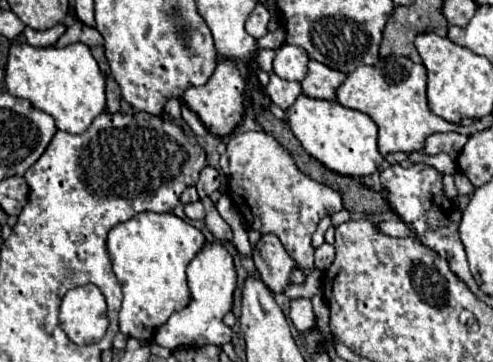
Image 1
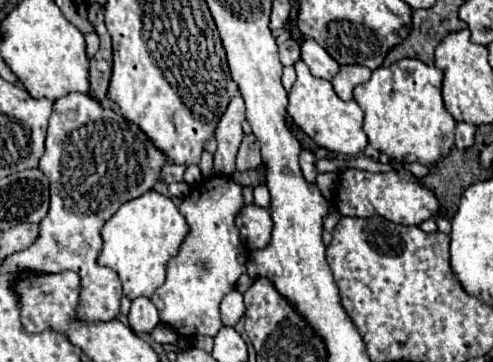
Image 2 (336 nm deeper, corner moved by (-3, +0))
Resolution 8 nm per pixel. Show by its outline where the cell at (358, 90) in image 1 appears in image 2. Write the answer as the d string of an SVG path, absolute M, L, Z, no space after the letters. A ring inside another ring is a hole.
M402 58L388 68L376 68L372 78L354 88L354 100L364 110L364 132L368 144L398 162L420 162L434 166L454 146L456 120L442 102L444 72L414 58Z

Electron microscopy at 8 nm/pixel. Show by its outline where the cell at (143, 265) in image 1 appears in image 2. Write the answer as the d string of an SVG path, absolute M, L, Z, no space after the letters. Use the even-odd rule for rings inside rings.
M154 190L124 202L112 218L102 228L104 250L100 254L100 264L110 266L122 280L124 294L134 300L138 296L150 298L166 278L166 260L178 252L178 244L186 238L188 224L178 212L176 204Z

